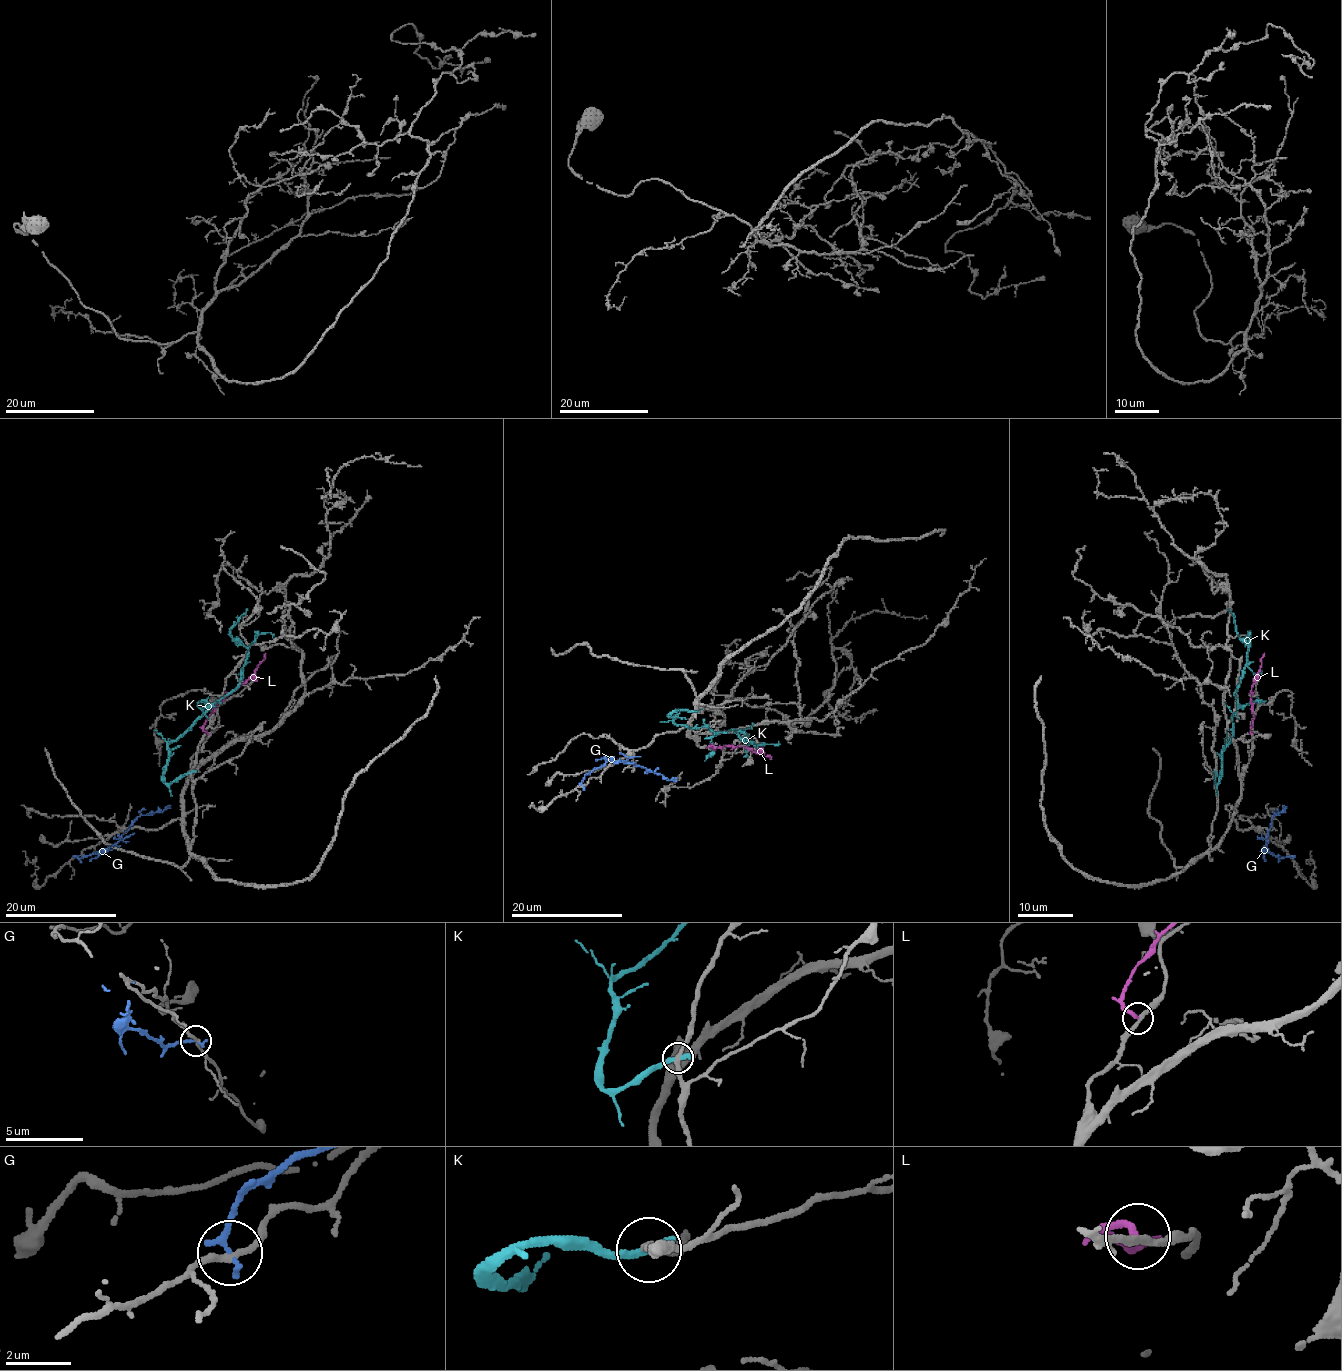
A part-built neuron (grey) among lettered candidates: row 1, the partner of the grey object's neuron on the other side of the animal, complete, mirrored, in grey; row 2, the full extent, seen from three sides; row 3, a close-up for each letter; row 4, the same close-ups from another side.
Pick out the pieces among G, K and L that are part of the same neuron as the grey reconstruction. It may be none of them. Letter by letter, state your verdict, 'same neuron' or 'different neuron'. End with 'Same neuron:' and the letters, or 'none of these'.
G: different neuron
K: different neuron
L: different neuron
Same neuron: none of these

